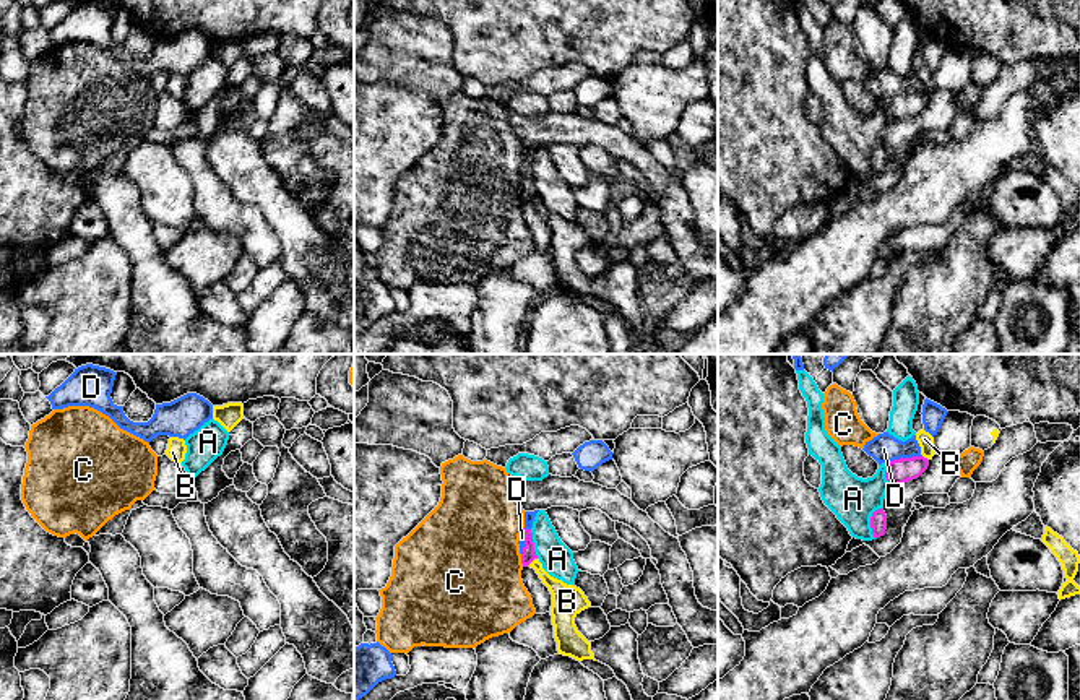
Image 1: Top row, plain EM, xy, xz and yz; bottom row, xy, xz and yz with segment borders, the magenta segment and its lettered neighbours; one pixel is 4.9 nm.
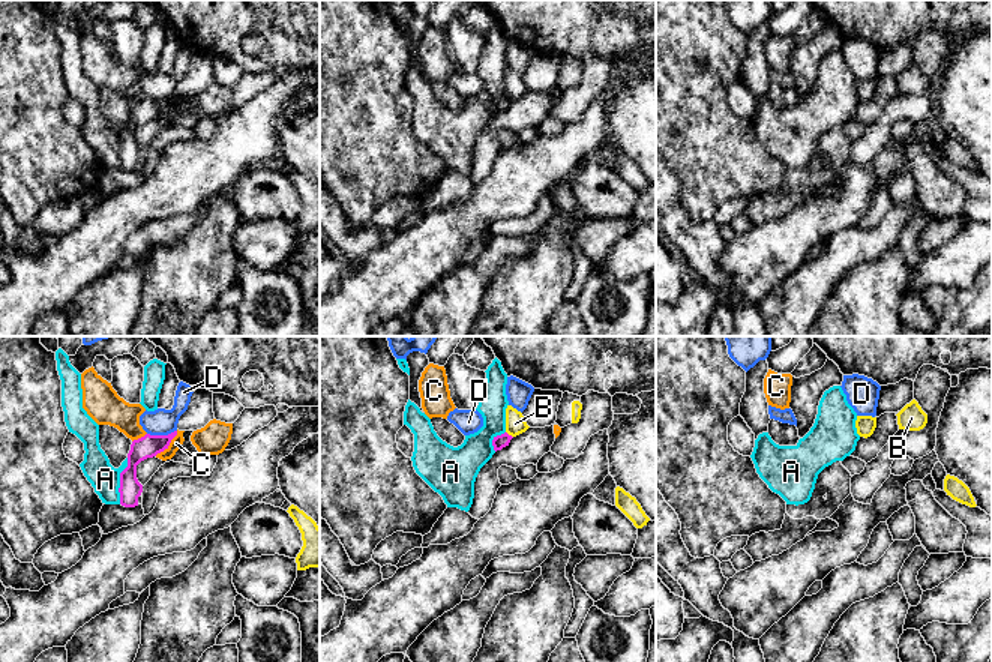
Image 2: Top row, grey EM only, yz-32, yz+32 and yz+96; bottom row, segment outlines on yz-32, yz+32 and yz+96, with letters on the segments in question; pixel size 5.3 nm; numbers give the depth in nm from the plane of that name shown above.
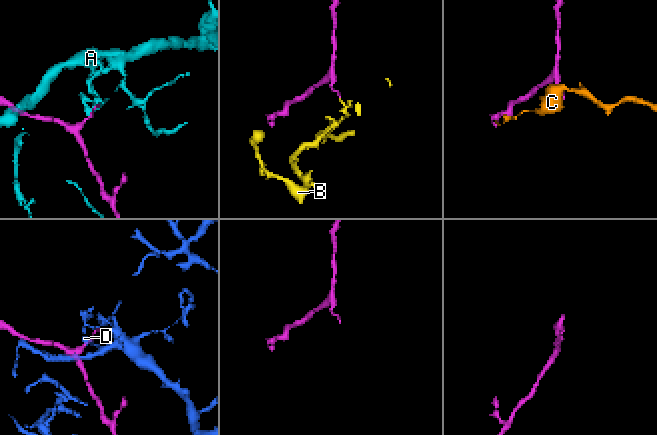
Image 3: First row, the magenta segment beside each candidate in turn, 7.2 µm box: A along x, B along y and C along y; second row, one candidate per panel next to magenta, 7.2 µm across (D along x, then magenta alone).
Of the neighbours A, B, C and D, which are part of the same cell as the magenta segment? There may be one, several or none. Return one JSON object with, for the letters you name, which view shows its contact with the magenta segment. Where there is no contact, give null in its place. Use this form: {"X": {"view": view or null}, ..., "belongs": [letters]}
{"belongs": []}

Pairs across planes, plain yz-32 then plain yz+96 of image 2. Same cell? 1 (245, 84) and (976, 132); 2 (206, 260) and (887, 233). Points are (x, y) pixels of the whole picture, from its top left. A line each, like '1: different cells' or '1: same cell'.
1: different cells
2: different cells

